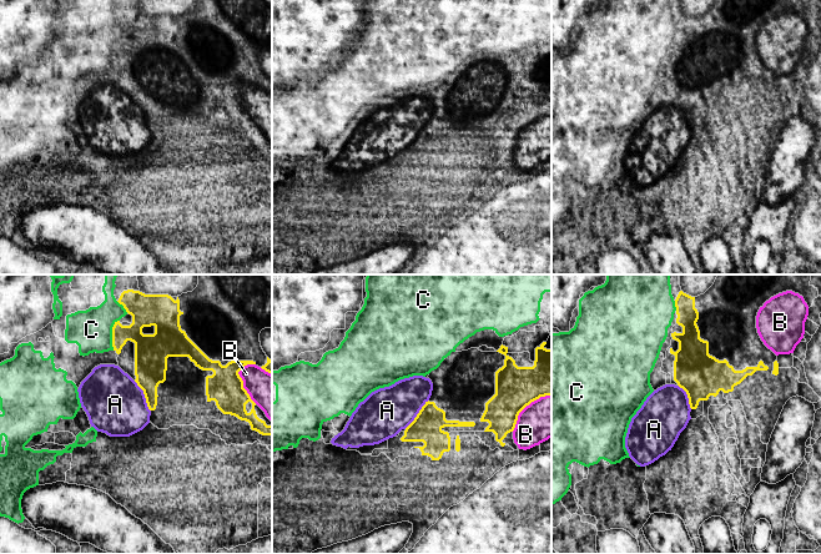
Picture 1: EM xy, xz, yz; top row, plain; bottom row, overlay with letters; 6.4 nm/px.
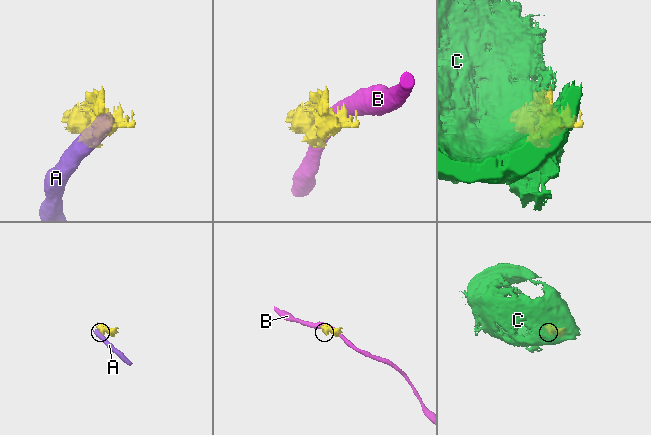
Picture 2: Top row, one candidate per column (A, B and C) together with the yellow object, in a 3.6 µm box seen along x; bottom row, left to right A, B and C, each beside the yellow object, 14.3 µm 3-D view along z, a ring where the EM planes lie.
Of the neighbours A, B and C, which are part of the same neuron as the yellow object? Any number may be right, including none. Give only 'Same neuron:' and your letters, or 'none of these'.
Same neuron: none of these

